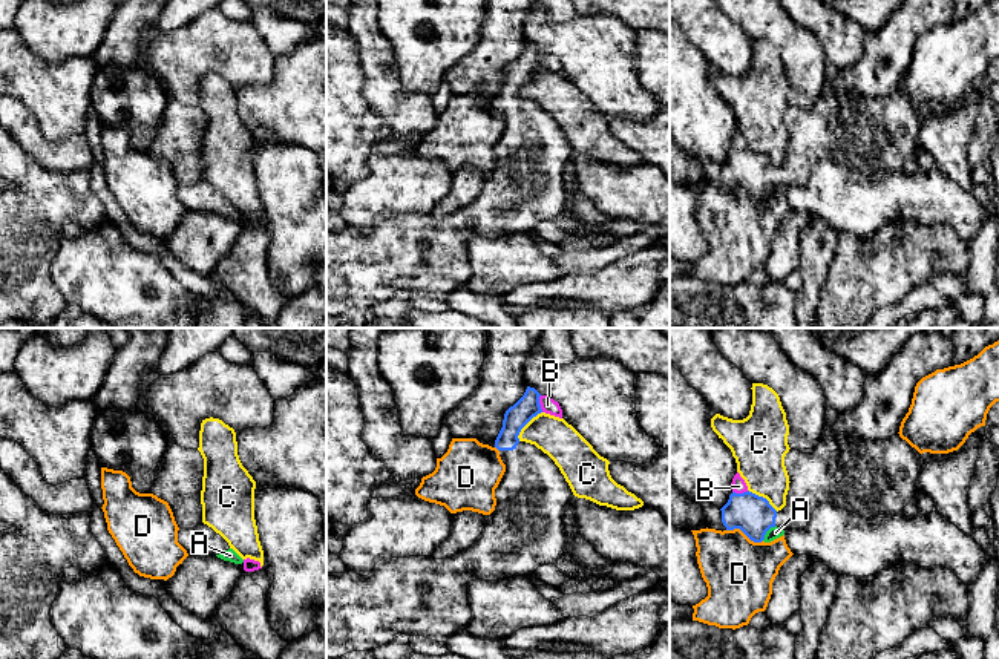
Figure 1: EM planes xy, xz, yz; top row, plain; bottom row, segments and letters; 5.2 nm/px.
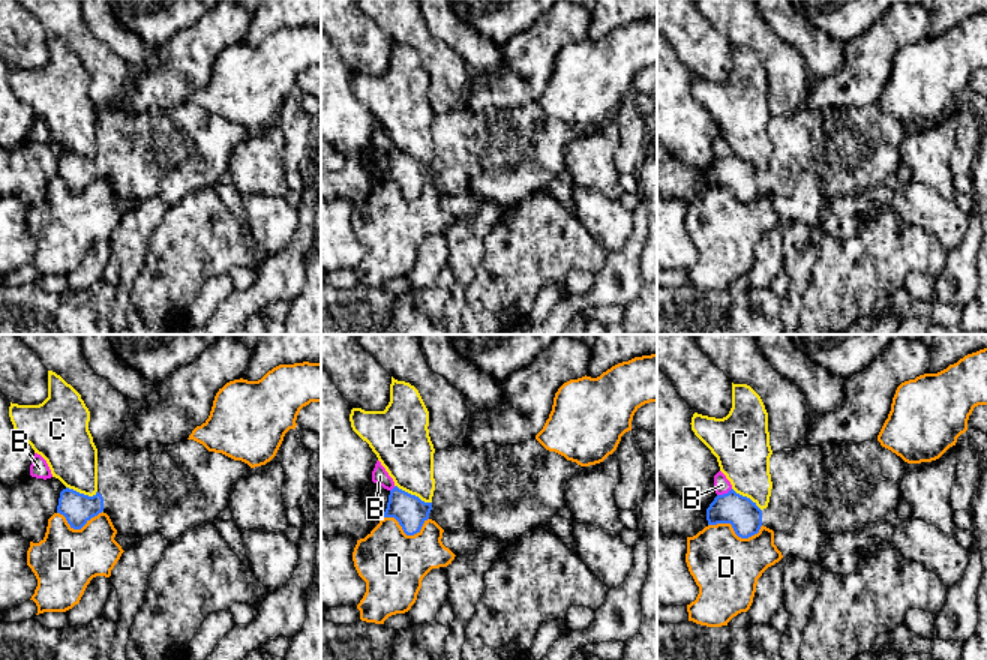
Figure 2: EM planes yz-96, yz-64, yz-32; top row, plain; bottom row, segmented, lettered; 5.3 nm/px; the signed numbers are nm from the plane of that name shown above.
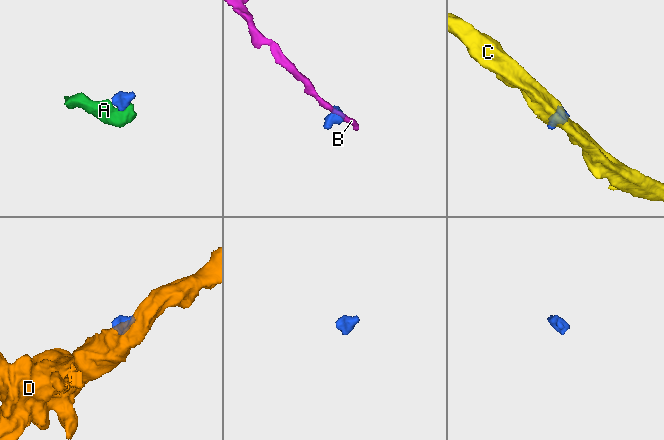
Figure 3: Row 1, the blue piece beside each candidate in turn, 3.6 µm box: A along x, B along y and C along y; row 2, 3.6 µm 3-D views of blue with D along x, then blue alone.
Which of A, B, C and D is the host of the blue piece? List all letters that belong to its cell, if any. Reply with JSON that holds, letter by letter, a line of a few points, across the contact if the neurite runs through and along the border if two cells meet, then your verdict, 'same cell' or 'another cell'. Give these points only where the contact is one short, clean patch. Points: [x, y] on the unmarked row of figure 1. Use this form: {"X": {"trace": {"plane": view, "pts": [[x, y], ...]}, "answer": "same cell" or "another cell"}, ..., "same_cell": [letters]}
{"A": {"trace": {"plane": "yz", "pts": [[776, 183], [762, 196]]}, "answer": "another cell"}, "B": {"trace": {"plane": "xz", "pts": [[540, 52], [540, 65], [543, 68]]}, "answer": "another cell"}, "C": {"trace": {"plane": "xz", "pts": [[541, 68], [521, 86], [518, 97]]}, "answer": "another cell"}, "D": {"trace": {"plane": "yz", "pts": [[727, 186], [740, 186], [751, 196], [762, 198]]}, "answer": "another cell"}, "same_cell": []}

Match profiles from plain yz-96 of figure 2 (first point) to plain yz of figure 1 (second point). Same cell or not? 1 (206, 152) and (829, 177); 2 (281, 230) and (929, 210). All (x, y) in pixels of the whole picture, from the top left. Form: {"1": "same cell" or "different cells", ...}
{"1": "different cells", "2": "same cell"}

